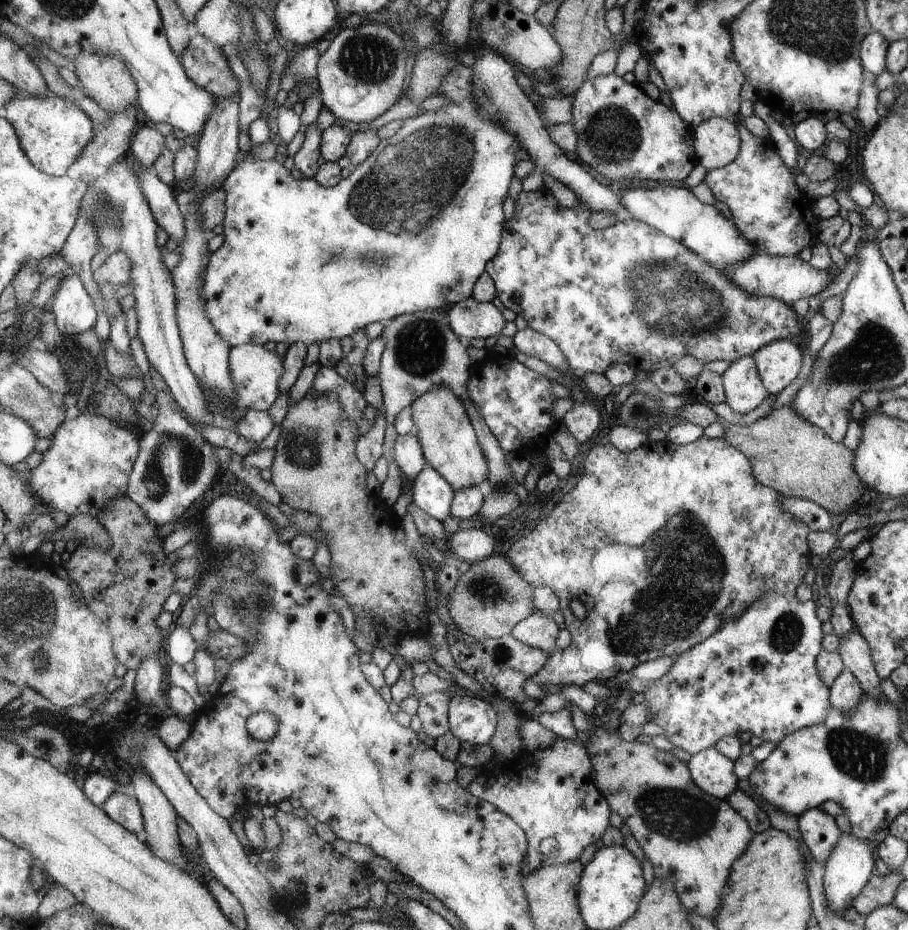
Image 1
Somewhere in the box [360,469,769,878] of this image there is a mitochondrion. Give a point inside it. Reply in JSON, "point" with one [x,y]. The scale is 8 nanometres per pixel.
{"point":[644,627]}

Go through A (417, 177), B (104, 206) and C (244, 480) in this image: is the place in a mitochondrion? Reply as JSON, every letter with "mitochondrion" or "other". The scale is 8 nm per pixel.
{"A":"mitochondrion","B":"mitochondrion","C":"other"}

